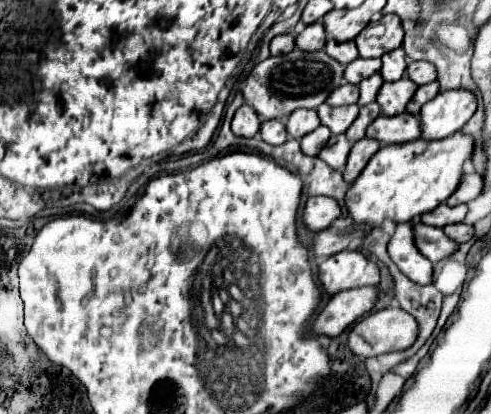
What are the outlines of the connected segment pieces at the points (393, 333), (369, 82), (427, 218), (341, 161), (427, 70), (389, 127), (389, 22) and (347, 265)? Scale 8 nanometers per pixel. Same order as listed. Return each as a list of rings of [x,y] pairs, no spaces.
[[[386,307],[356,323],[350,331],[348,345],[360,357],[376,357],[410,349],[416,337],[416,319],[400,307]]]
[[[376,73],[374,77],[364,79],[360,83],[360,101],[358,101],[358,105],[368,105],[368,103],[376,101],[376,95],[378,95],[382,83],[384,83],[384,79],[382,79],[380,73]]]
[[[446,203],[438,205],[434,211],[428,211],[426,215],[420,217],[420,221],[424,225],[432,225],[432,227],[444,227],[450,223],[460,223],[464,221],[468,213],[468,205],[456,205],[456,207],[448,207]]]
[[[332,135],[328,145],[320,151],[320,159],[324,159],[332,169],[342,171],[348,159],[348,153],[352,149],[352,143],[346,139],[346,135]]]
[[[414,61],[414,63],[410,63],[406,73],[418,85],[432,83],[436,79],[436,67],[432,63],[428,63],[428,61]]]
[[[400,113],[398,117],[386,117],[380,115],[366,131],[366,137],[378,139],[382,145],[388,143],[408,143],[422,135],[422,127],[418,127],[418,117],[406,113]]]
[[[382,15],[370,21],[364,31],[356,37],[360,57],[382,57],[402,45],[404,29],[398,15]]]
[[[340,251],[328,257],[320,265],[320,281],[326,293],[336,295],[346,289],[364,287],[364,285],[378,285],[380,283],[380,269],[378,265],[368,259],[360,251]]]

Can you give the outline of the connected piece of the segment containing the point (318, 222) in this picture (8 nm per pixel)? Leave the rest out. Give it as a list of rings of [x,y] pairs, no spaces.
[[[310,197],[304,209],[304,223],[310,231],[322,231],[326,227],[330,227],[330,223],[334,219],[338,219],[340,215],[340,205],[336,199],[332,197]]]

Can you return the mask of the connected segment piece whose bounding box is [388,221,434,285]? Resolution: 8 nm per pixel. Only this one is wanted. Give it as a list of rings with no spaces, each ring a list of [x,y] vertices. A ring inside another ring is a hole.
[[[414,221],[400,223],[396,233],[388,243],[390,259],[398,265],[398,269],[418,285],[430,285],[434,265],[416,249],[414,243]]]

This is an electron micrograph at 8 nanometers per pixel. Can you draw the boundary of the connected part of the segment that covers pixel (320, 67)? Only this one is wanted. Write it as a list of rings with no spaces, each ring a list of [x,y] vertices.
[[[294,49],[292,53],[268,57],[266,61],[258,63],[244,81],[242,95],[244,101],[256,109],[260,121],[270,121],[270,119],[286,121],[290,113],[300,107],[316,109],[318,105],[322,105],[330,95],[330,91],[334,91],[342,83],[344,83],[344,67],[336,59],[330,59],[330,55],[326,55],[324,51],[306,53]]]

